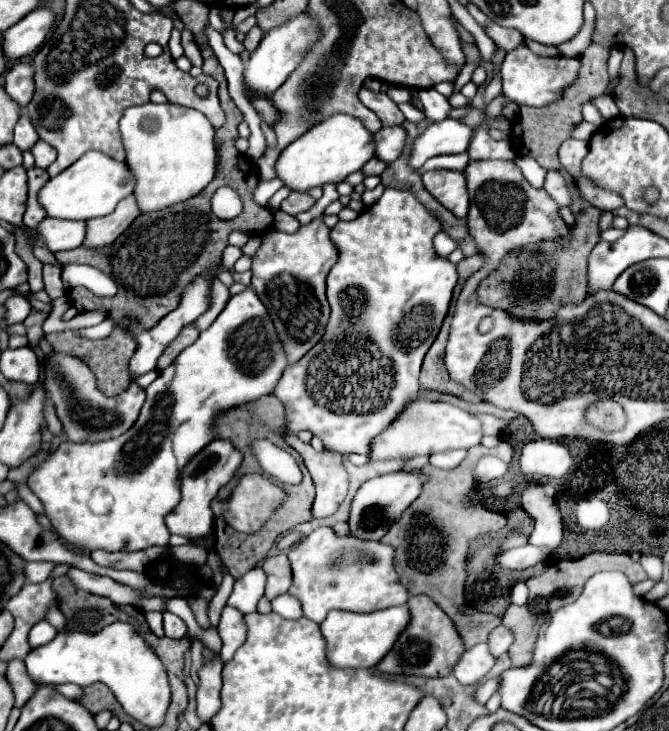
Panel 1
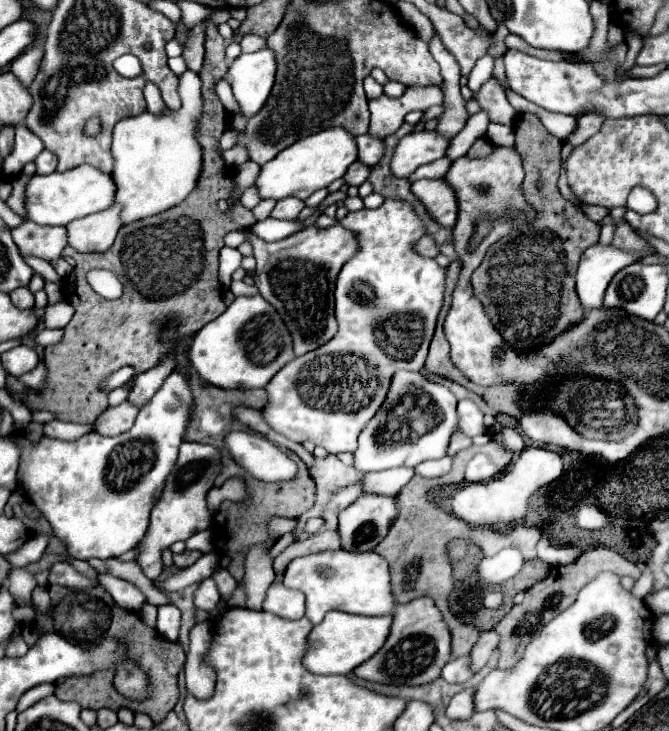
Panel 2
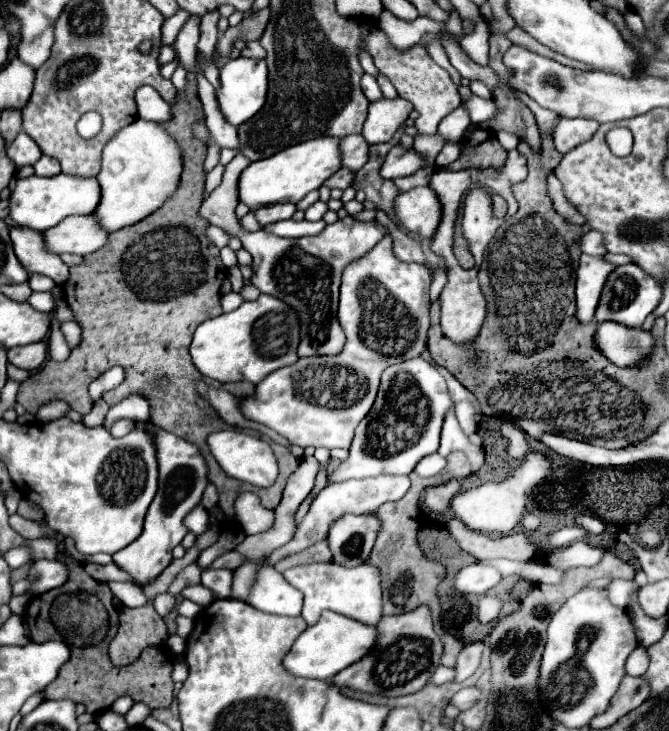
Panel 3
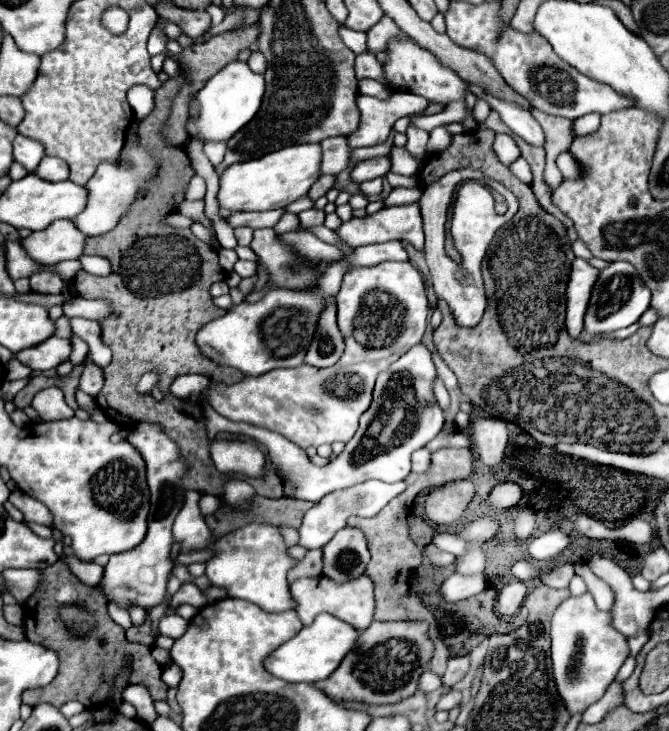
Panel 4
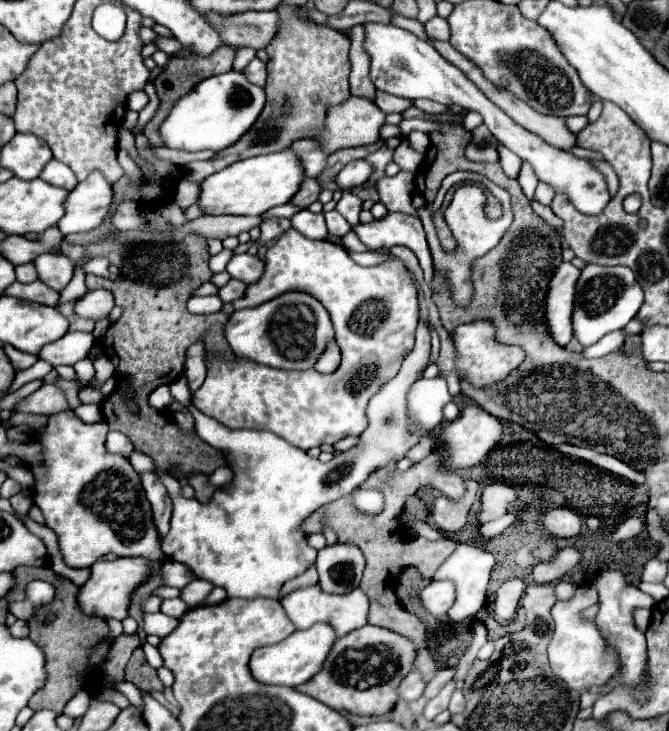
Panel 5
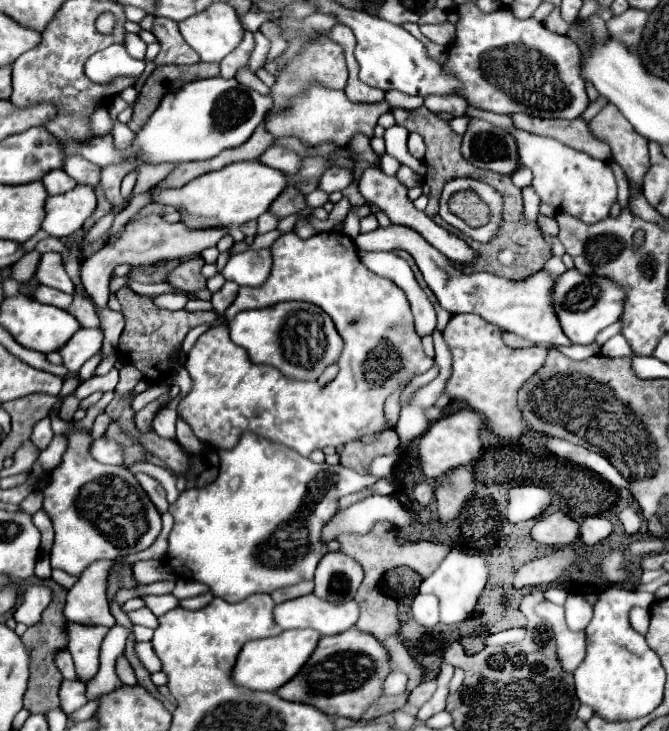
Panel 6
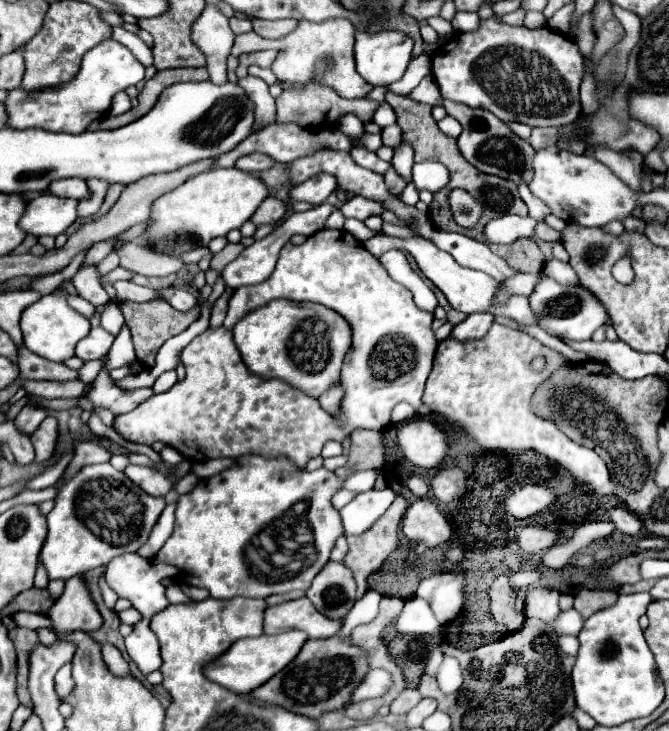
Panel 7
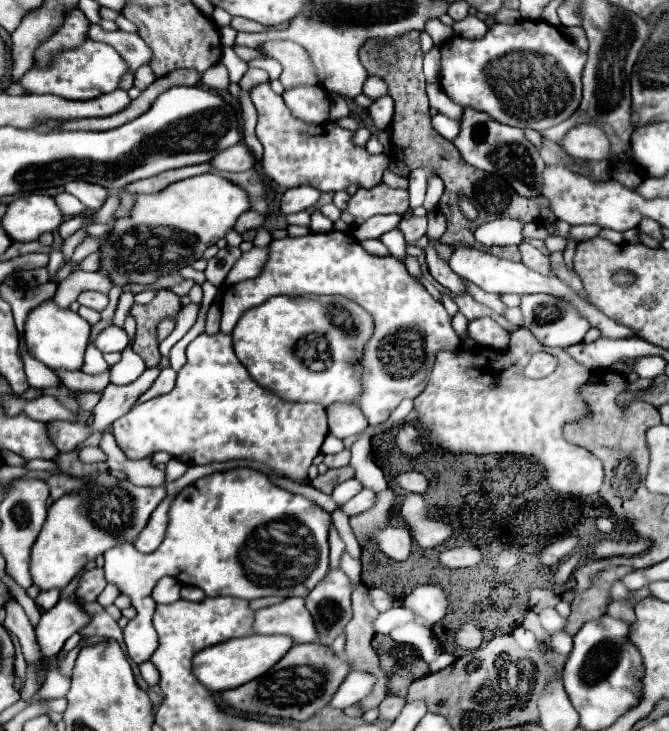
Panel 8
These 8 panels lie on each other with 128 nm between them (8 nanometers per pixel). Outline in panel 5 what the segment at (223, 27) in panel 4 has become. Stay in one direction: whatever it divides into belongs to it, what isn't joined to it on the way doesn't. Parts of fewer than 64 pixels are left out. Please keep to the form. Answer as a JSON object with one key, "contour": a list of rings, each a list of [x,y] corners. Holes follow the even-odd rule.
{"contour":[[[158,36],[158,38],[154,40],[154,43],[158,49],[166,52],[169,56],[172,56],[175,52],[180,50],[187,50],[187,48],[175,38],[167,39],[163,36]]]}

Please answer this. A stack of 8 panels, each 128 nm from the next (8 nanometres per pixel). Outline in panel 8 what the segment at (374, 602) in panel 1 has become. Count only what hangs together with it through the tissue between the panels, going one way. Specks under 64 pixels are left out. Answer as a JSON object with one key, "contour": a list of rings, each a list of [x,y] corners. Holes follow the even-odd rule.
{"contour":[[[286,598],[280,604],[258,610],[256,620],[254,620],[254,632],[256,634],[286,634],[286,636],[292,636],[296,642],[316,642],[318,640],[318,632],[316,632],[312,614],[304,606],[304,598]]]}

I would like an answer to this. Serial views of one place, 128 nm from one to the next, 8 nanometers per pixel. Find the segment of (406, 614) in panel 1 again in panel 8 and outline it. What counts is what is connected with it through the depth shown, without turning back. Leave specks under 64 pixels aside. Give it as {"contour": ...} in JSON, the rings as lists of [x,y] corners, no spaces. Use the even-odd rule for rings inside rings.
{"contour":[[[246,636],[246,638],[232,638],[222,644],[216,644],[212,648],[206,648],[204,652],[198,652],[194,656],[194,672],[198,680],[210,688],[212,692],[224,692],[238,688],[250,680],[256,680],[264,672],[268,672],[274,664],[280,662],[280,658],[286,656],[286,652],[294,646],[294,640],[290,636]]]}

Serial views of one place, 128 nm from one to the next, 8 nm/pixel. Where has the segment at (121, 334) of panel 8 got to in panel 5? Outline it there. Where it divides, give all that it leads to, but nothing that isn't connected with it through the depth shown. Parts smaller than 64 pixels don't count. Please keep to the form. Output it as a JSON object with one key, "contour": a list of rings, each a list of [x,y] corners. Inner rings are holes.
{"contour":[[[68,332],[62,338],[58,338],[56,342],[46,344],[38,352],[38,358],[52,364],[54,368],[62,366],[62,364],[72,366],[78,360],[86,358],[92,346],[94,346],[92,334],[88,334],[88,332]]]}

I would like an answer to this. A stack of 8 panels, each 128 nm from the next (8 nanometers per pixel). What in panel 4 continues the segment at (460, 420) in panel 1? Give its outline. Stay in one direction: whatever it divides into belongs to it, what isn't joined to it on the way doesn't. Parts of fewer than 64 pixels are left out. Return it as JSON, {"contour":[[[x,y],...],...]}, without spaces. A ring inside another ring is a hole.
{"contour":[[[424,344],[414,346],[400,360],[396,360],[392,366],[380,372],[374,388],[374,400],[370,408],[362,414],[358,432],[346,444],[346,450],[340,456],[334,456],[322,468],[310,464],[306,452],[294,442],[290,442],[288,438],[260,426],[252,426],[246,422],[232,422],[220,416],[212,406],[204,404],[208,436],[216,436],[218,432],[228,432],[228,434],[240,434],[264,444],[268,448],[268,458],[278,468],[282,480],[296,484],[294,498],[300,498],[300,500],[316,502],[330,492],[344,490],[348,486],[354,486],[372,478],[382,482],[400,482],[410,474],[412,452],[424,448],[430,440],[434,440],[444,426],[444,412],[436,404],[436,398],[432,392],[432,384],[436,376],[438,374],[436,374],[434,362],[430,358],[430,352],[424,348]],[[400,390],[406,390],[406,398],[402,396]]]}

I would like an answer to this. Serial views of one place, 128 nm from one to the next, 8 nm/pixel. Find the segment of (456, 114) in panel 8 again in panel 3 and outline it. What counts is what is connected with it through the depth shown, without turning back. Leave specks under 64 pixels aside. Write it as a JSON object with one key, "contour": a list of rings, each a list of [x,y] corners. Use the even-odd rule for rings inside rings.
{"contour":[[[364,74],[364,76],[362,76],[362,92],[366,94],[366,98],[368,98],[370,102],[374,102],[374,100],[380,100],[380,98],[382,98],[380,86],[378,86],[376,78],[374,78],[374,76],[370,76],[370,74]]]}

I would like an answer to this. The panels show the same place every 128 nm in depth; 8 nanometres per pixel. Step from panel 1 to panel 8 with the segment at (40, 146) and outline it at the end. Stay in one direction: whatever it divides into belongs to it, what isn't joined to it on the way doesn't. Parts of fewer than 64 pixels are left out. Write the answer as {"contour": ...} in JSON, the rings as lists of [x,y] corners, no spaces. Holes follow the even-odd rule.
{"contour":[[[74,180],[74,182],[64,184],[64,190],[68,194],[76,196],[90,210],[98,210],[106,202],[106,196],[108,196],[108,190],[104,190],[96,184],[90,184],[90,182],[82,182],[82,180]]]}

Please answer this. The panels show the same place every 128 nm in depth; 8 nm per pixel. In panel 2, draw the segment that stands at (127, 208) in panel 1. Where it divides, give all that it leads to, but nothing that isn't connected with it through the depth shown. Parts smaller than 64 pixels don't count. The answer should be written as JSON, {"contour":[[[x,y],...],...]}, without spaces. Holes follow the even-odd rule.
{"contour":[[[114,204],[112,208],[84,216],[80,220],[74,220],[68,224],[68,244],[76,252],[104,252],[108,250],[114,240],[118,230],[122,228],[120,220],[122,204]]]}

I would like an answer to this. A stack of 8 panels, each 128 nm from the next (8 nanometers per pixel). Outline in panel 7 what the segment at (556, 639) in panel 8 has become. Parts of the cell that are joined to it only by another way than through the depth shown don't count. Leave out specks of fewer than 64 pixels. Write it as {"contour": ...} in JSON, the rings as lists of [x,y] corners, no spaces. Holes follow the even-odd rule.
{"contour":[[[562,634],[562,636],[558,636],[558,644],[568,656],[576,656],[576,652],[578,652],[578,638],[576,636]]]}

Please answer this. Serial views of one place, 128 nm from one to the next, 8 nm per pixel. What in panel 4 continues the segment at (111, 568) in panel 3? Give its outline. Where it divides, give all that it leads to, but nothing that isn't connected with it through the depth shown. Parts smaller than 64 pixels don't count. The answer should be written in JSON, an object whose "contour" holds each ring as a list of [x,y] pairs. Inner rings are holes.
{"contour":[[[68,556],[68,566],[72,572],[86,584],[86,586],[100,586],[104,578],[104,566],[98,566],[94,562],[82,562],[76,556]]]}

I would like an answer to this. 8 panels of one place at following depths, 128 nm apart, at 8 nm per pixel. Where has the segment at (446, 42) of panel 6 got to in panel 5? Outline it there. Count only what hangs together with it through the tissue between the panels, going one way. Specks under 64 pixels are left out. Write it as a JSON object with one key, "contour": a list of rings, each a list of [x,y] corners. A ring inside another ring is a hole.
{"contour":[[[434,16],[424,27],[431,40],[448,40],[450,38],[450,30],[448,30],[446,19],[440,16]]]}

